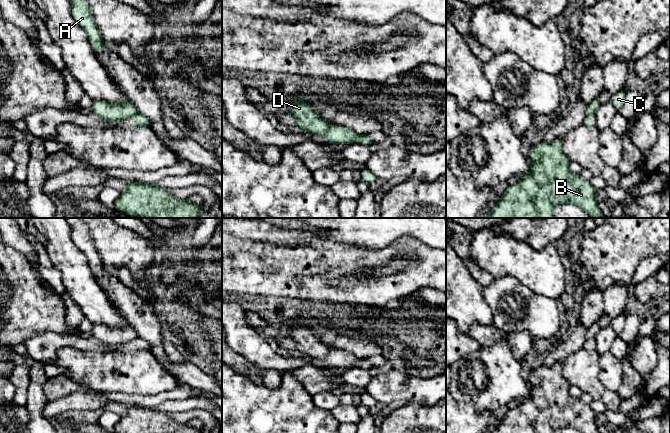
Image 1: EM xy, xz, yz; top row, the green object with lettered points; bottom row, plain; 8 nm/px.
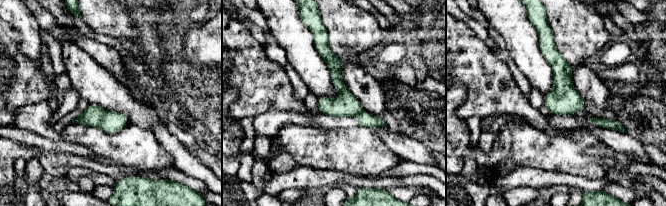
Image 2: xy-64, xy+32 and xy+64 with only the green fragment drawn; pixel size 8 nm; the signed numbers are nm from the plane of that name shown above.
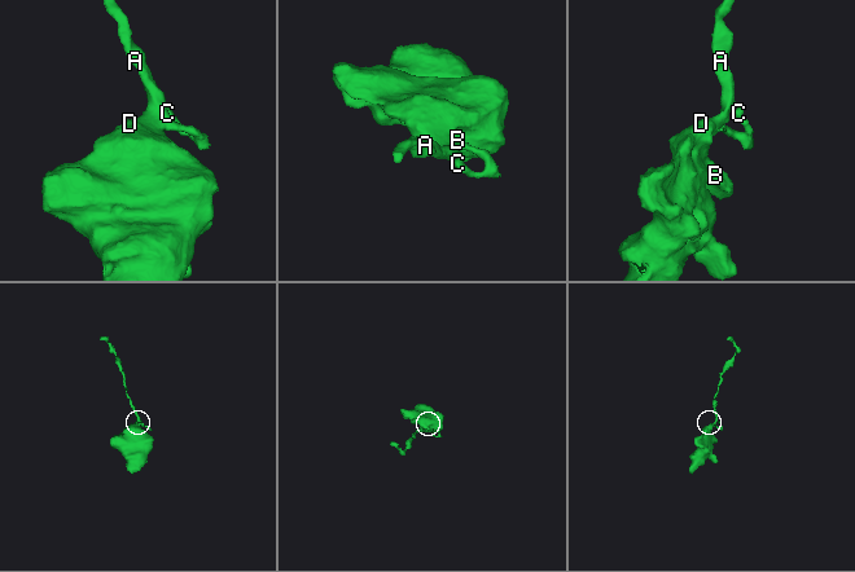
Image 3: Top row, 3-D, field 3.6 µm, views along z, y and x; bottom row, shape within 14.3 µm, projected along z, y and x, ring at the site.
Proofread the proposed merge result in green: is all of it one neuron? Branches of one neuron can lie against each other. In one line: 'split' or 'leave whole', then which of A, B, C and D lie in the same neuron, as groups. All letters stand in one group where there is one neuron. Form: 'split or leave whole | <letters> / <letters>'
split | A B D / C

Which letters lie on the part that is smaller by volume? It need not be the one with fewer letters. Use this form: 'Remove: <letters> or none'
Remove: C

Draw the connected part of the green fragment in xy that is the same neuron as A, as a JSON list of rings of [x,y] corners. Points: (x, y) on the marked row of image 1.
[[[69,0],[74,20],[86,31],[89,43],[95,53],[104,50],[105,45],[101,32],[94,22],[89,4],[86,0]]]

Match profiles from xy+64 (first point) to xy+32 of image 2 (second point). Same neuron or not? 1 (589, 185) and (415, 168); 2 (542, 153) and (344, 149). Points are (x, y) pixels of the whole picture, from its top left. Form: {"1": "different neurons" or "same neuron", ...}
{"1": "different neurons", "2": "same neuron"}

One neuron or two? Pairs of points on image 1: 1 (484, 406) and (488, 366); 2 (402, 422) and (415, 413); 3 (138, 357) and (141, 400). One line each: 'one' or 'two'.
1: one
2: one
3: two

